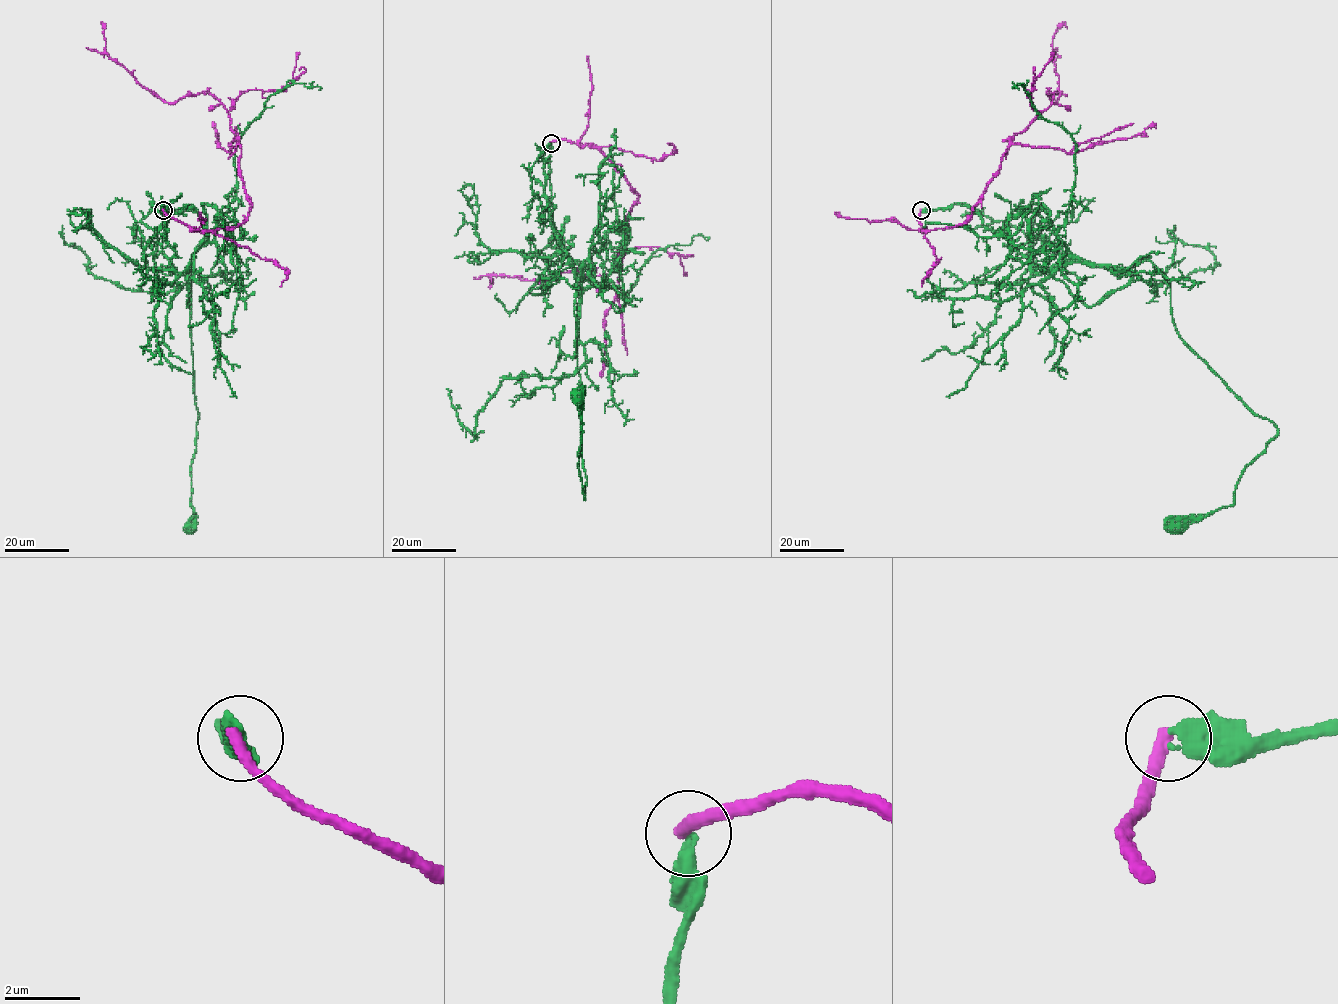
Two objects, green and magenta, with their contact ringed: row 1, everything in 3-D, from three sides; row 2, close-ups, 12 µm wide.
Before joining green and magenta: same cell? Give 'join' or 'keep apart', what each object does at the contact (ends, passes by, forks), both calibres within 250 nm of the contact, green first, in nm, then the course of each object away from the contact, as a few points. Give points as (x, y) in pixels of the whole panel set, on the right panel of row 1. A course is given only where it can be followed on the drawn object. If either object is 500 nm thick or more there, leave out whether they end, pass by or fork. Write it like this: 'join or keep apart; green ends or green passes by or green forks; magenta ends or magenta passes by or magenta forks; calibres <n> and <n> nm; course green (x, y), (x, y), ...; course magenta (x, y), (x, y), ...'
keep apart; green ends; magenta ends; calibres 400 and 380 nm; course green (921, 210), (968, 205), (1033, 271), (1149, 260), (1167, 279), (1178, 335), (1277, 430), (1232, 504), (1176, 524); course magenta (921, 210), (925, 231), (970, 216), (1009, 141), (1050, 96), (1052, 104), (1059, 97), (1052, 41), (1067, 29)

